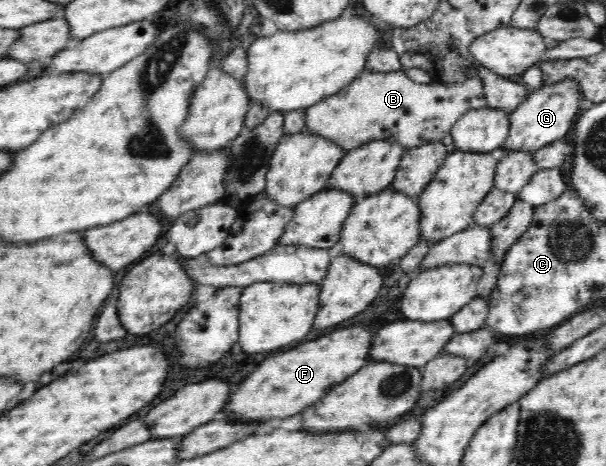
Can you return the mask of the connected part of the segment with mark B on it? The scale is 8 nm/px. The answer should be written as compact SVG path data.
M400 69L394 72L362 70L356 80L305 109L305 128L327 138L347 153L372 140L393 140L406 149L440 142L466 112L488 107L480 75L460 84L418 84Z

